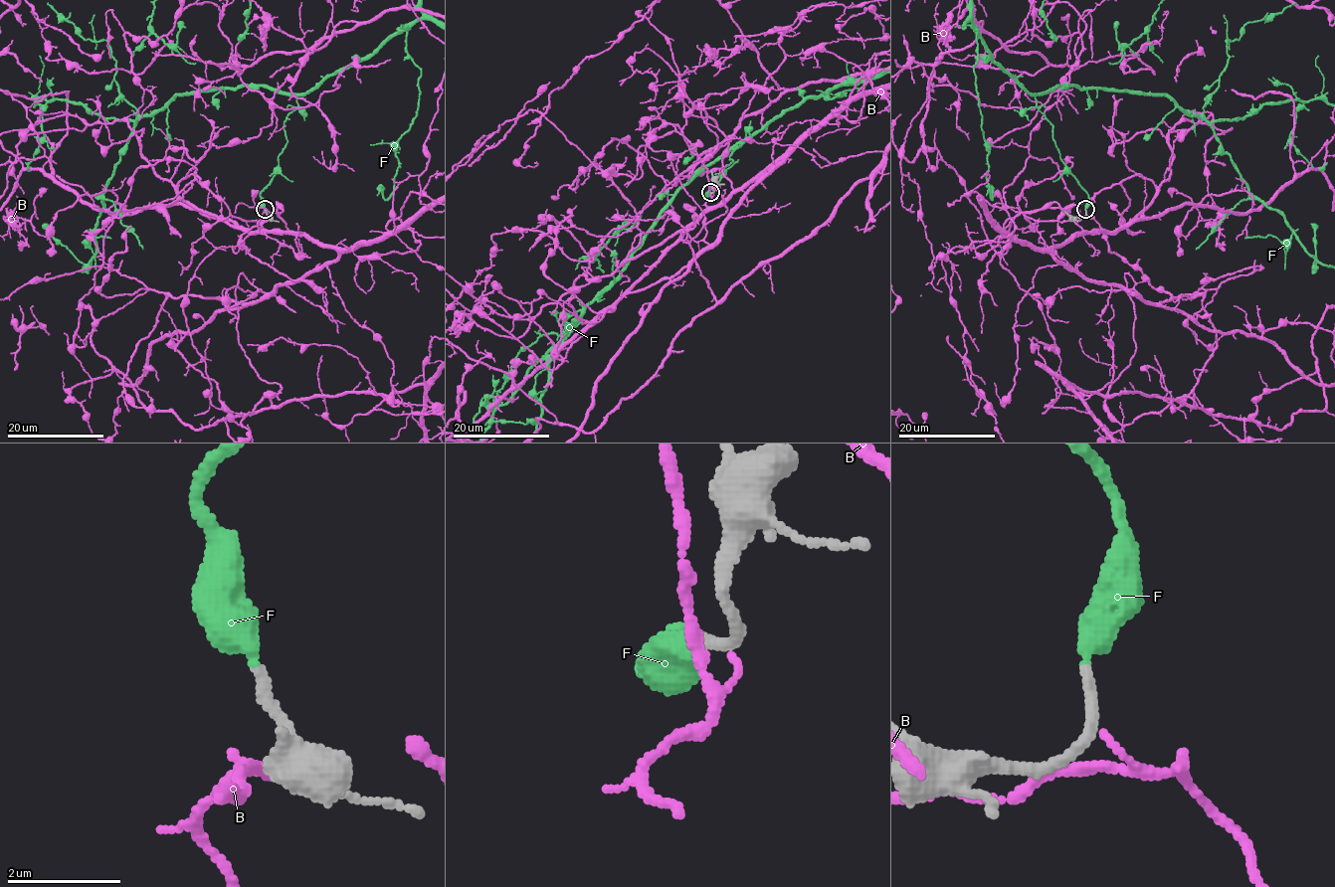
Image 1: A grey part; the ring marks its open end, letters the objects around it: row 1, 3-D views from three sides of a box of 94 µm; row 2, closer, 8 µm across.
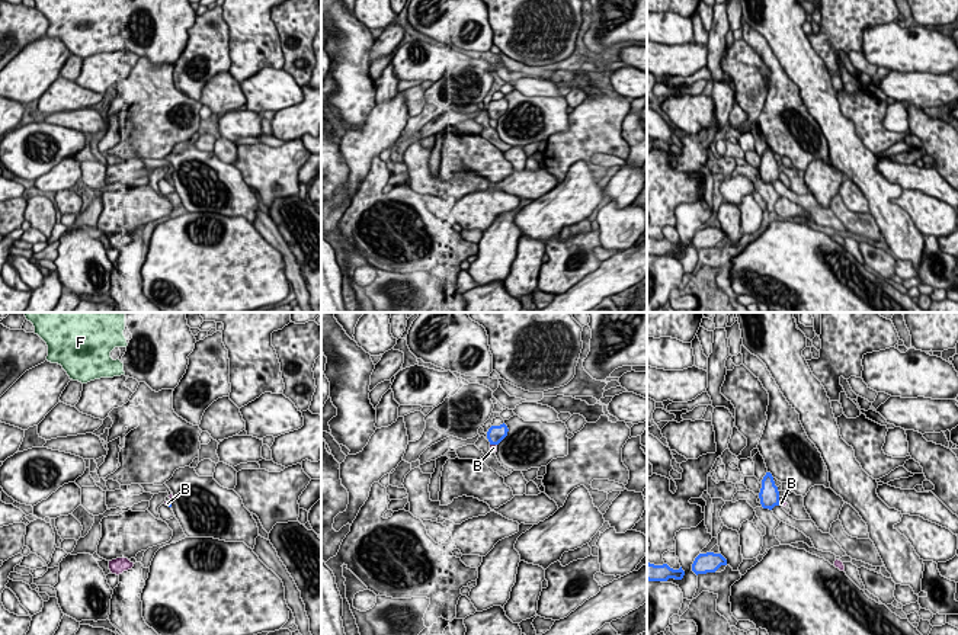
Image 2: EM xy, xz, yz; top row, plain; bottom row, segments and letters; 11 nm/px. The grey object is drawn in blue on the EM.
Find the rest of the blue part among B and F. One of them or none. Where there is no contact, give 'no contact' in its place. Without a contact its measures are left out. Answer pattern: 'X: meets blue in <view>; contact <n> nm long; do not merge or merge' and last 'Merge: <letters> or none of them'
B: meets blue in xz; contact 80 nm long; do not merge
F: no contact; merge
Merge: F

